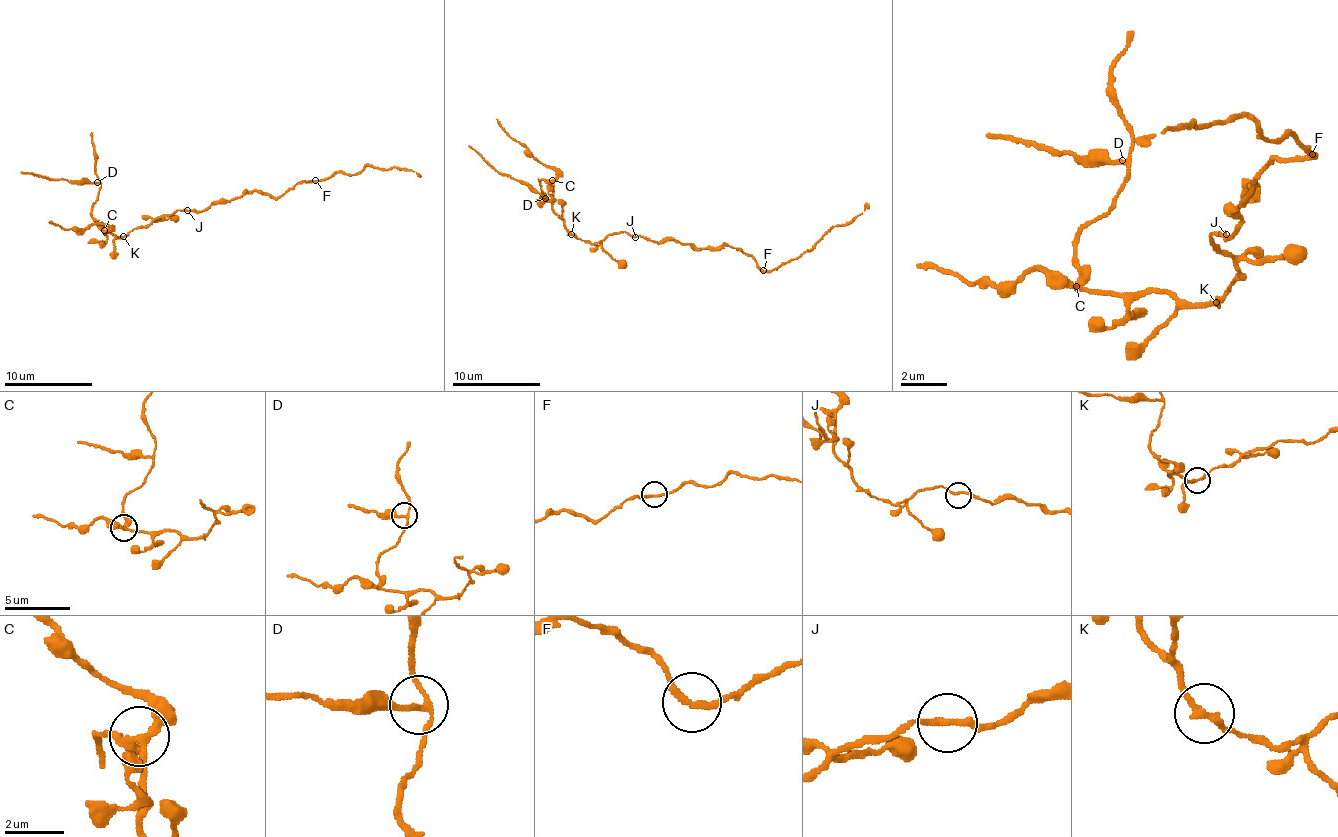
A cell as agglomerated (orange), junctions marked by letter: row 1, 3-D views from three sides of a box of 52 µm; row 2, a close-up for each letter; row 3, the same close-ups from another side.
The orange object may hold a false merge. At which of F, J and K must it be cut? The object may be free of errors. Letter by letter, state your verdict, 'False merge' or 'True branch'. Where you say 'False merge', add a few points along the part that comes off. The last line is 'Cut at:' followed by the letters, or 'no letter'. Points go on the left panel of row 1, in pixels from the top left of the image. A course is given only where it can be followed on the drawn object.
F: True branch
J: True branch
K: False merge. Course of the part to remove: (124, 237), (104, 232), (90, 213), (97, 199), (97, 184), (20, 173)
Cut at: K

